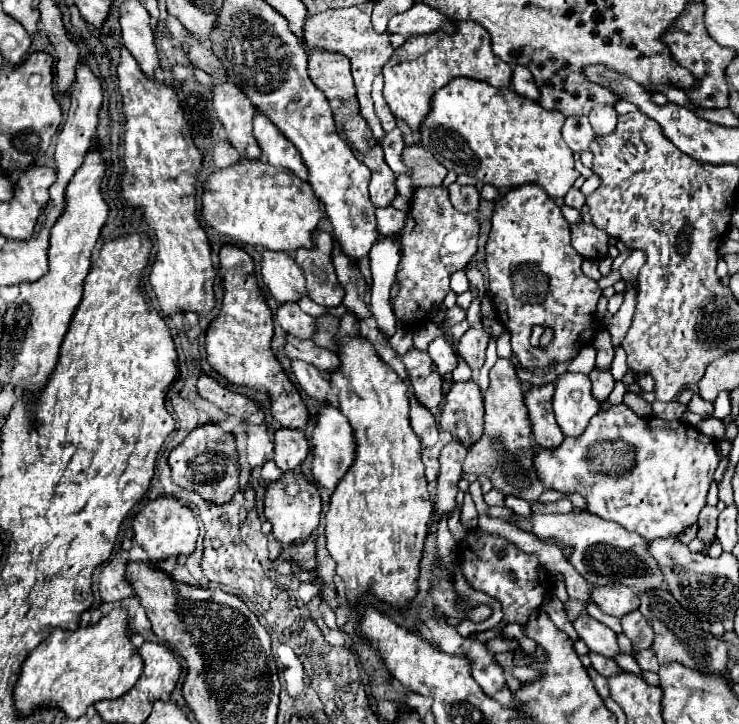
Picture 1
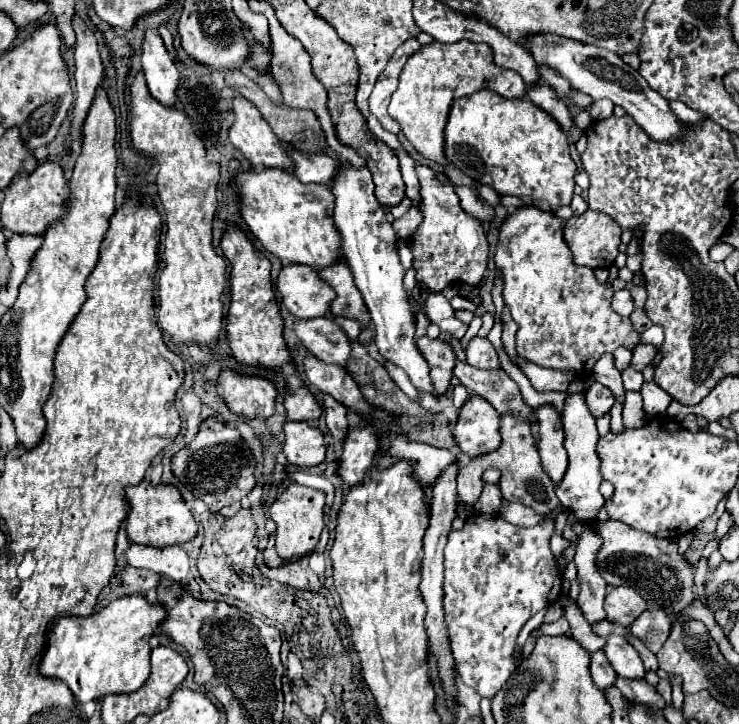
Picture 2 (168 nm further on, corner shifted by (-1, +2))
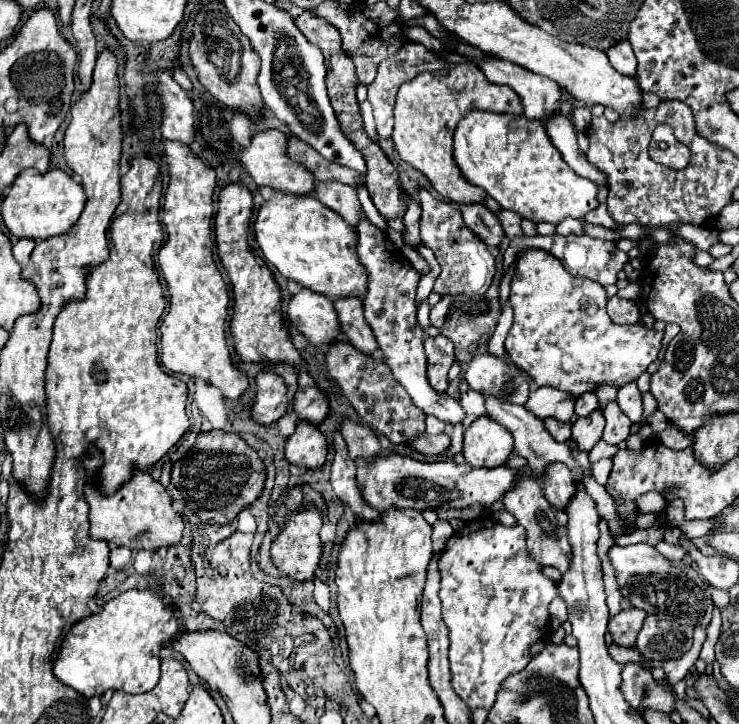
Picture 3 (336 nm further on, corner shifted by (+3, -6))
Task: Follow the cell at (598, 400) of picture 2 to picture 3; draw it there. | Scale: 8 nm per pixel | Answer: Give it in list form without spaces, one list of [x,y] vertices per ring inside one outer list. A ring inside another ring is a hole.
[[[595,409],[587,417],[579,417],[573,423],[573,439],[577,441],[577,447],[589,451],[601,439],[603,427],[605,427],[605,417],[601,409]]]

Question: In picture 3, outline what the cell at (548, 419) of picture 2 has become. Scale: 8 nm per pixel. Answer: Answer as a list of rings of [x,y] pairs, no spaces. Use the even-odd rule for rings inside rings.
[[[551,463],[551,467],[543,469],[543,493],[547,501],[555,509],[565,509],[569,499],[575,493],[575,483],[573,483],[573,473],[565,463]]]

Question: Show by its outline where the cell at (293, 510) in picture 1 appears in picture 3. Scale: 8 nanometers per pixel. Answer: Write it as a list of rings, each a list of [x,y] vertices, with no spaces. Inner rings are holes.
[[[303,503],[301,511],[285,517],[285,525],[271,545],[271,561],[283,575],[295,581],[313,579],[321,559],[321,541],[319,541],[321,525],[323,525],[323,515],[313,503]]]

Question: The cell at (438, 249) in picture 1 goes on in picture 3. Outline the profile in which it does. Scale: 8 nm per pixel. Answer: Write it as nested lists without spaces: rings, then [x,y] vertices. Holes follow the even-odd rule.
[[[419,187],[419,201],[423,207],[421,215],[421,241],[435,253],[441,265],[441,273],[435,281],[433,291],[443,295],[483,295],[495,275],[495,257],[489,253],[487,245],[473,235],[471,229],[461,219],[457,205],[449,201],[435,199],[425,187]]]

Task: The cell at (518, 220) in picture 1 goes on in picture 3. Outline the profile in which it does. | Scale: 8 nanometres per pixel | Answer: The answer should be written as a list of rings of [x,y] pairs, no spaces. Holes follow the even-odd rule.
[[[525,249],[517,253],[509,303],[513,307],[513,327],[507,335],[505,349],[509,359],[519,369],[527,371],[537,385],[549,385],[579,397],[587,391],[595,391],[601,383],[613,383],[621,387],[629,381],[635,381],[643,371],[647,371],[649,363],[659,357],[663,331],[647,329],[643,325],[615,325],[605,309],[605,287],[589,279],[567,275],[563,263],[547,255],[547,251]]]

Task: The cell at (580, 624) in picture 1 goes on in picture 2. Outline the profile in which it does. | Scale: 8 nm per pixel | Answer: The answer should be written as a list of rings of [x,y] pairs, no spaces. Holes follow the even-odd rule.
[[[609,635],[607,645],[603,647],[607,653],[607,659],[611,659],[611,665],[621,677],[627,679],[645,679],[645,667],[639,657],[639,653],[633,649],[633,645],[625,637]]]

